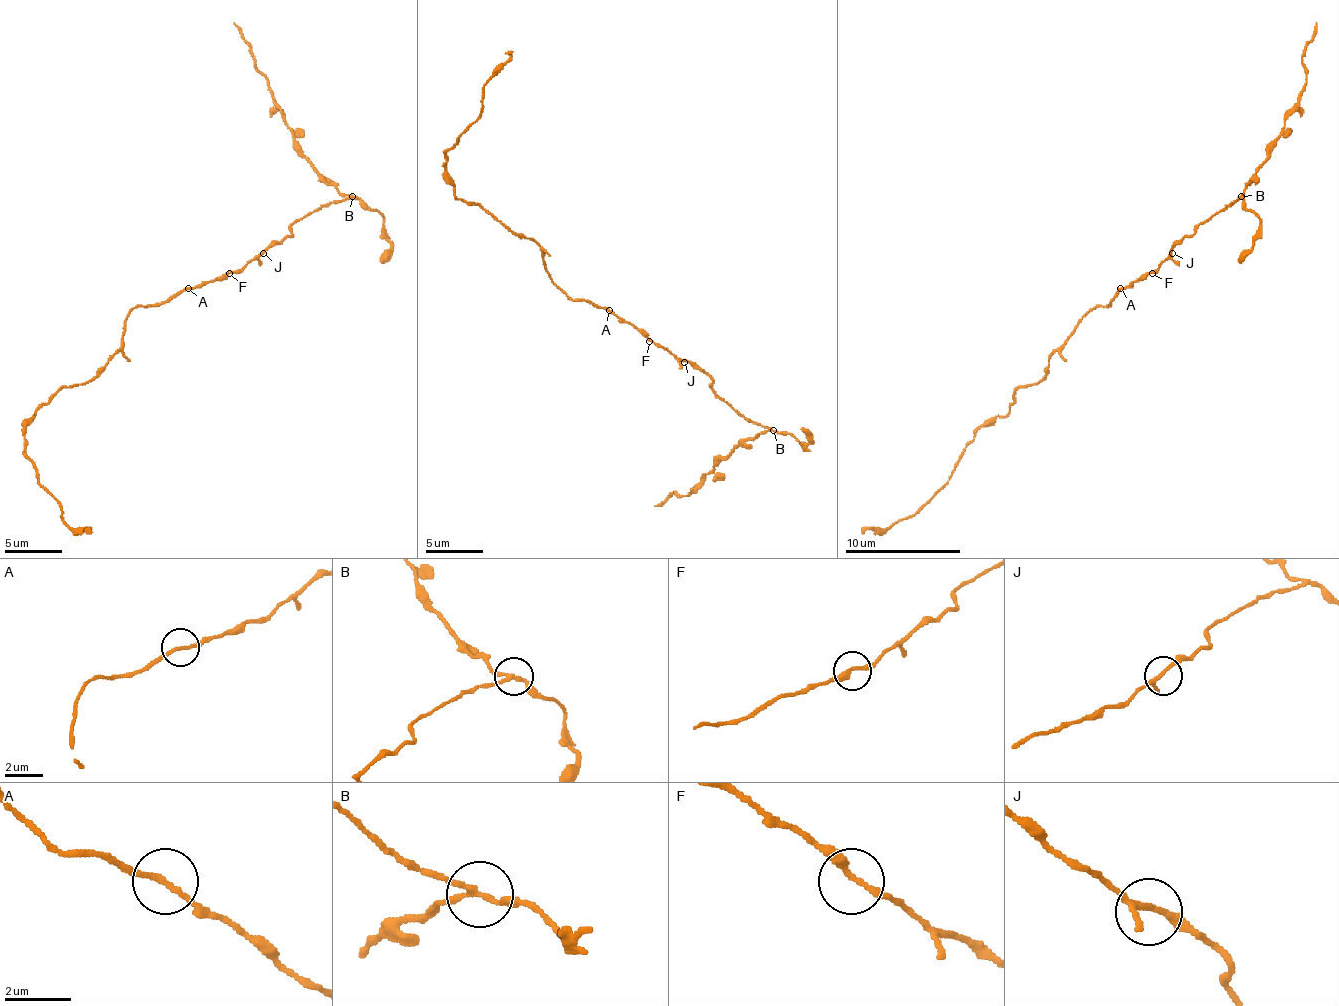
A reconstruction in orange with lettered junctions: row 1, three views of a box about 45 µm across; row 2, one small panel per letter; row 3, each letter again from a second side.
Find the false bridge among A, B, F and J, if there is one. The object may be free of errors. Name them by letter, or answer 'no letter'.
B

